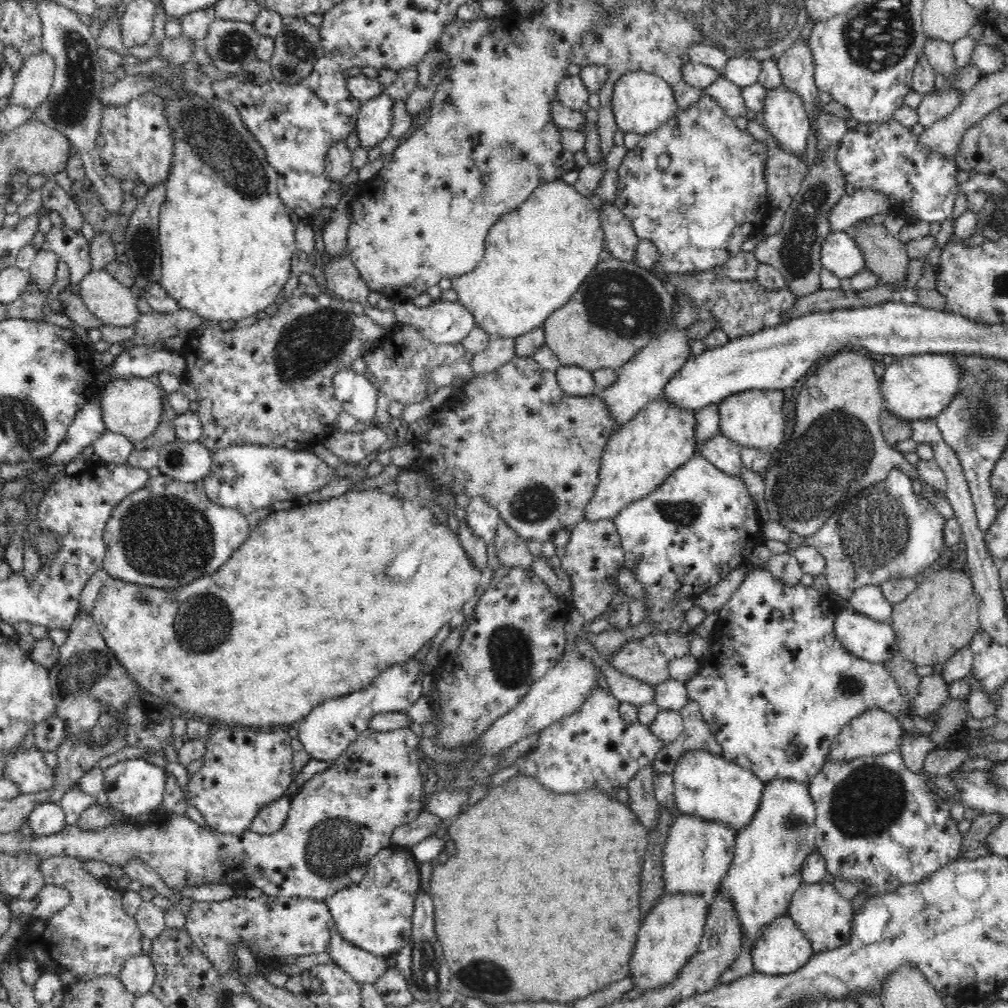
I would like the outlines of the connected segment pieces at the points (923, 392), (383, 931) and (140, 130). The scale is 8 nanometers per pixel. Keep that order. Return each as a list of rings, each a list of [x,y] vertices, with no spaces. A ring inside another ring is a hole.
[[[924,353],[898,357],[892,364],[886,366],[885,375],[880,380],[883,406],[896,417],[908,422],[935,419],[948,406],[949,402],[952,402],[952,398],[956,398],[959,382],[960,367],[954,361],[952,354]]]
[[[397,845],[382,849],[370,859],[364,878],[325,898],[337,932],[362,950],[385,956],[397,954],[411,939],[412,914],[422,884],[419,864],[409,849]]]
[[[148,92],[125,105],[104,107],[100,126],[100,134],[104,136],[101,162],[118,182],[139,179],[149,189],[168,178],[175,156],[175,142],[164,113],[164,100],[162,96]]]

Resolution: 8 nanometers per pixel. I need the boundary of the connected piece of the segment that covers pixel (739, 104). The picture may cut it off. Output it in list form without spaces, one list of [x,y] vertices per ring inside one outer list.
[[[724,75],[716,83],[705,89],[705,92],[718,103],[725,114],[732,118],[745,116],[747,108],[742,98],[742,89],[729,82]]]

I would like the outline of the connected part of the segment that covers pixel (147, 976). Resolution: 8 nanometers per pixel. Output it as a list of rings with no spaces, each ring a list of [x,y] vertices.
[[[142,952],[124,964],[119,979],[128,992],[138,996],[151,992],[155,974],[156,968],[151,957]]]

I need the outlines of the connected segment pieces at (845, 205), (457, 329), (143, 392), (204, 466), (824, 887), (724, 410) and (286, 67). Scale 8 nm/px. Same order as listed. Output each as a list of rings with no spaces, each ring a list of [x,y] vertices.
[[[856,190],[852,195],[846,193],[828,213],[830,228],[832,231],[850,231],[858,220],[888,213],[894,201],[891,196],[875,190]]]
[[[440,298],[424,308],[416,307],[412,301],[398,301],[393,311],[398,323],[410,324],[420,329],[426,340],[436,344],[460,344],[476,325],[474,315],[460,301],[444,302]]]
[[[118,378],[107,382],[100,393],[100,410],[108,431],[121,434],[135,444],[158,428],[163,412],[163,389],[149,378]]]
[[[176,439],[159,450],[158,468],[162,475],[184,482],[198,482],[208,474],[211,453],[199,440],[184,442]]]
[[[823,881],[806,884],[793,894],[789,902],[789,917],[806,935],[816,953],[834,950],[844,946],[850,939],[853,916],[851,900],[842,897],[834,885]]]
[[[746,390],[717,402],[719,410],[719,434],[740,447],[757,448],[772,453],[784,438],[783,390]]]
[[[289,19],[285,28],[275,37],[275,52],[271,64],[273,78],[278,83],[294,85],[305,80],[313,72],[313,66],[322,56],[324,48],[319,36],[319,28],[306,22],[305,19]]]

